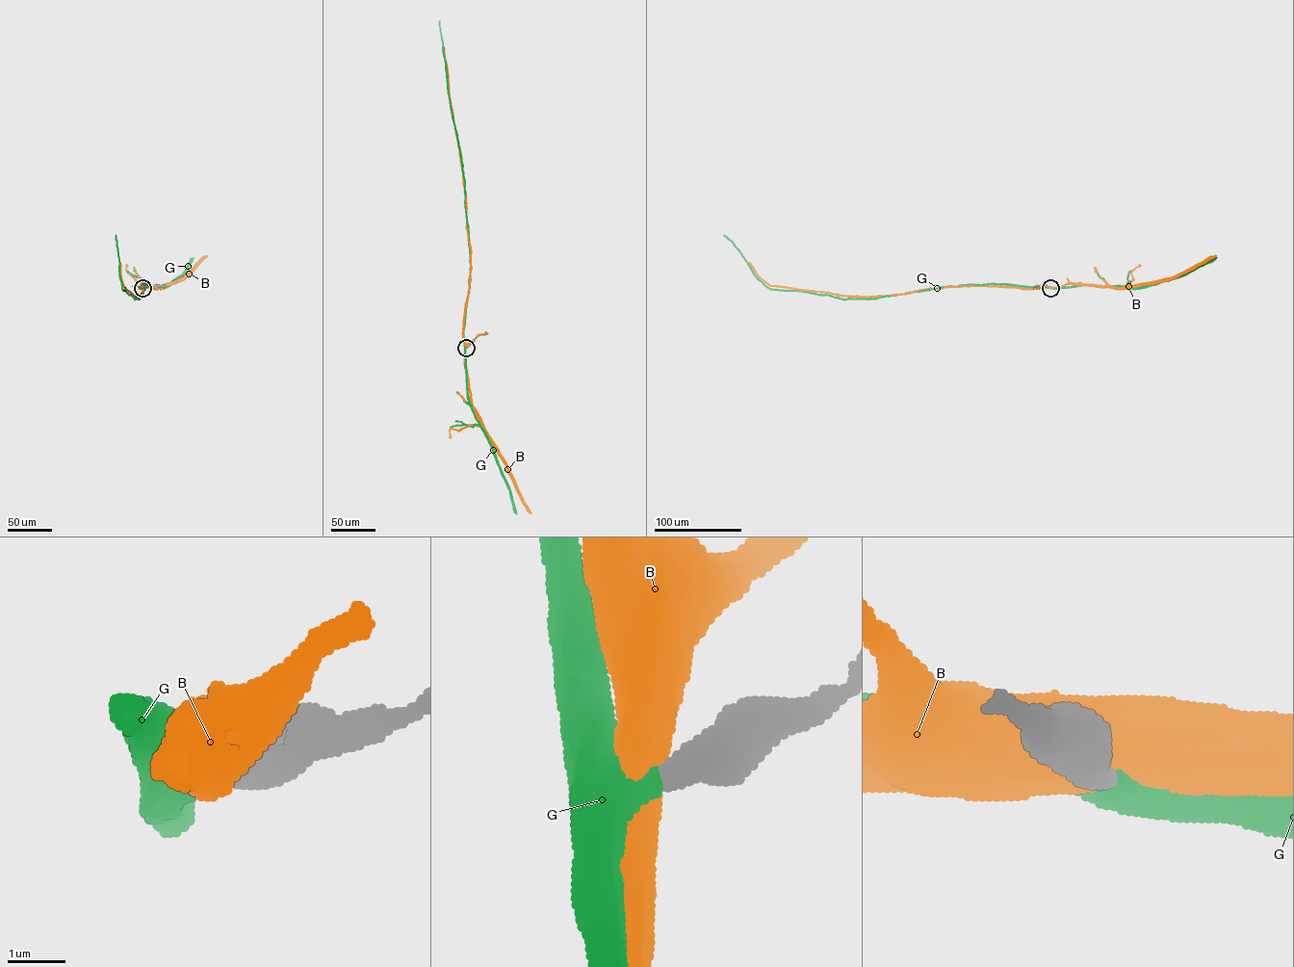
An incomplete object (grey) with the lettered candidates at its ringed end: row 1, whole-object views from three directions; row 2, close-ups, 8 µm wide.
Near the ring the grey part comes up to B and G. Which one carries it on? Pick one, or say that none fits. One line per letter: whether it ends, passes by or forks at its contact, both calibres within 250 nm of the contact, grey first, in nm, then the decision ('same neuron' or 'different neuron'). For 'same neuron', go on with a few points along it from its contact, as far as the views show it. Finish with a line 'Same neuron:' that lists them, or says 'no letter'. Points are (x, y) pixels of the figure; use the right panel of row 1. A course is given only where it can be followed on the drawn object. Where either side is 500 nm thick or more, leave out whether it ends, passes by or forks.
B: 600/950 nm | different neuron
G: 600/360 nm | same neuron | via (1050, 288), (1139, 287), (1180, 275), (1211, 260)
Same neuron: G

